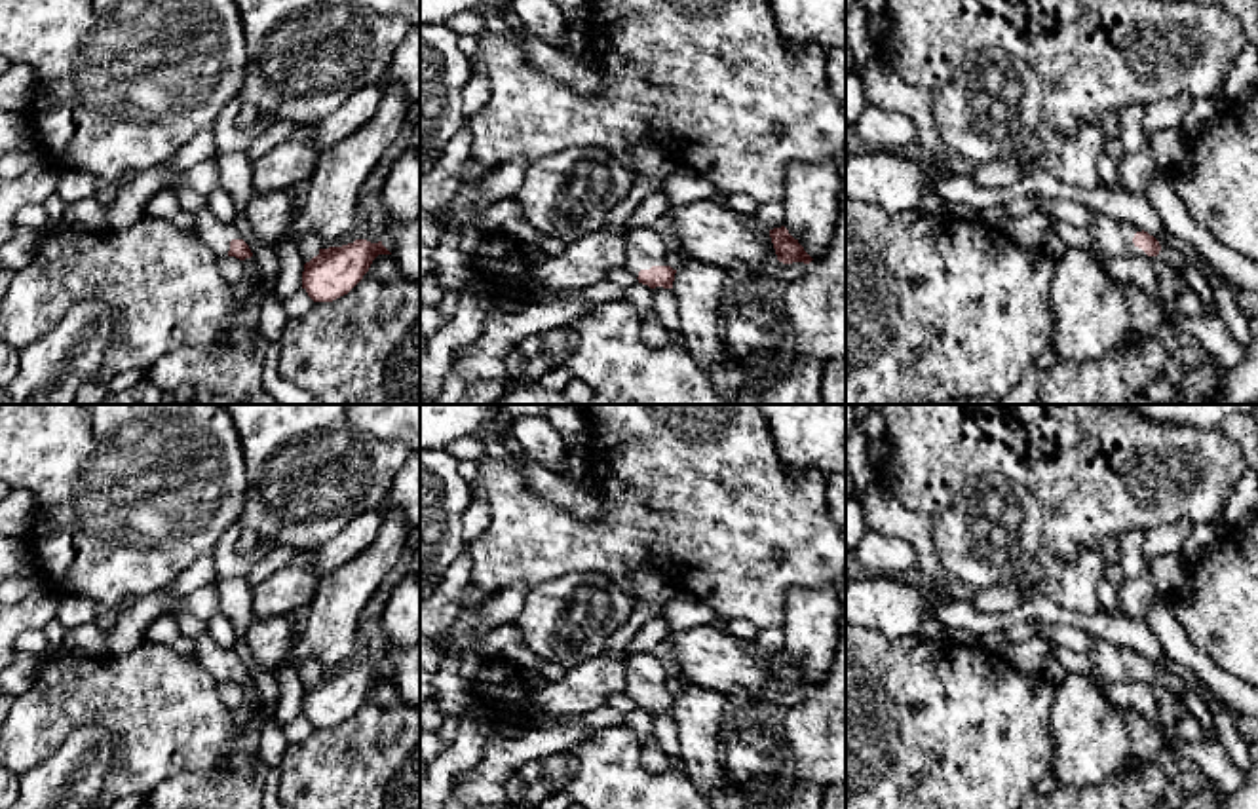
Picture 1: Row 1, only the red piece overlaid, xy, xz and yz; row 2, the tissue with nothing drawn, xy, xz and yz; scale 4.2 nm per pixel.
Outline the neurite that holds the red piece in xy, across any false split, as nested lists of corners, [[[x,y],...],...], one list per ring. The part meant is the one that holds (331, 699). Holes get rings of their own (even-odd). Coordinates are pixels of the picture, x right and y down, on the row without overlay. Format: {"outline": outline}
{"outline": [[[355,665],[342,672],[319,674],[304,689],[302,714],[314,727],[333,727],[348,720],[369,697],[378,680],[391,680],[382,667]]]}

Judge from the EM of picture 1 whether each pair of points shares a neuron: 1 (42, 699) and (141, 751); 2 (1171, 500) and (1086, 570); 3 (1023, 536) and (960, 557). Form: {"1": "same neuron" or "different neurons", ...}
{"1": "same neuron", "2": "different neurons", "3": "same neuron"}

